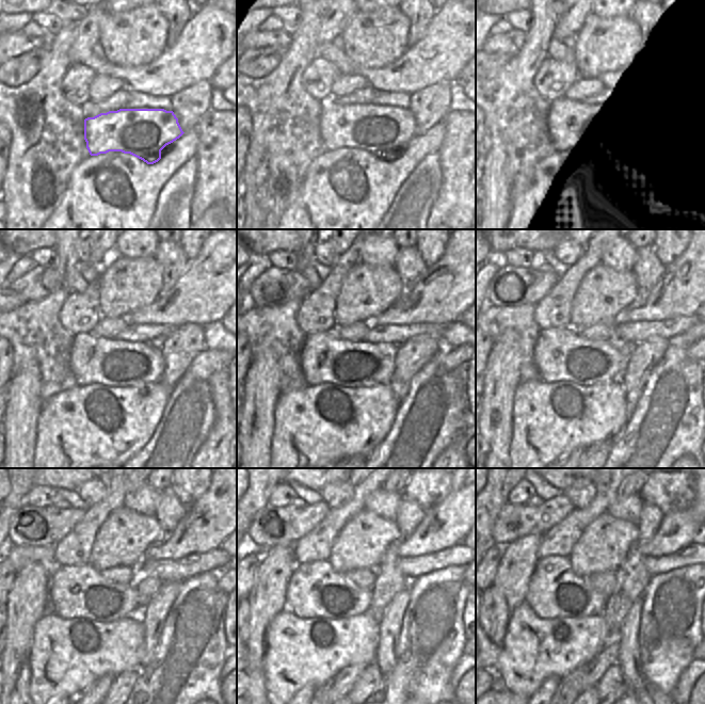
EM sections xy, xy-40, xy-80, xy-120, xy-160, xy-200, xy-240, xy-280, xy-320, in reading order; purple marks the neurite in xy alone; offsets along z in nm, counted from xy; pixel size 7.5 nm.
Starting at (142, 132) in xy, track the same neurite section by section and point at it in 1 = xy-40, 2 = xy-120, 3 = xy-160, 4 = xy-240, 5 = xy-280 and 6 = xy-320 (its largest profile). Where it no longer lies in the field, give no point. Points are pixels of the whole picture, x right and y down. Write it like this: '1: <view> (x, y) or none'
1: xy-40 (371, 128)
2: xy-120 (93, 360)
3: xy-160 (325, 358)
4: xy-240 (76, 591)
5: xy-280 (316, 590)
6: xy-320 (555, 591)

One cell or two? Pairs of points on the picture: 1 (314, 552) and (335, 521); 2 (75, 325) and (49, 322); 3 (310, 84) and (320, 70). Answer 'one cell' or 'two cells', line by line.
1: one cell
2: two cells
3: one cell

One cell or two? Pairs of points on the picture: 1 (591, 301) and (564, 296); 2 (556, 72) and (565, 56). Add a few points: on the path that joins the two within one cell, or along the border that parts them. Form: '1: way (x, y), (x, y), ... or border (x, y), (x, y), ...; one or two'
1: border (586, 275), (575, 293), (571, 306), (570, 322); two
2: border (549, 57), (570, 63), (574, 62); two

